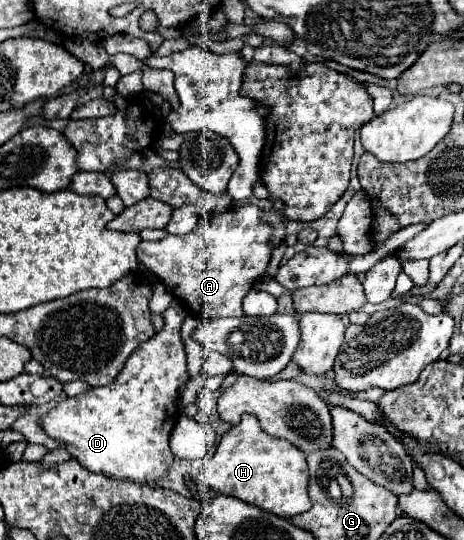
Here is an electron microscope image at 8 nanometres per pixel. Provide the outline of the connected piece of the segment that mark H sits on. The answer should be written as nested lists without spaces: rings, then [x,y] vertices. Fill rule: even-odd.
[[[252,414],[242,416],[242,422],[222,436],[216,452],[202,466],[200,480],[218,494],[236,496],[238,500],[280,518],[292,518],[312,506],[308,496],[308,464],[304,452],[286,440],[266,434]]]

